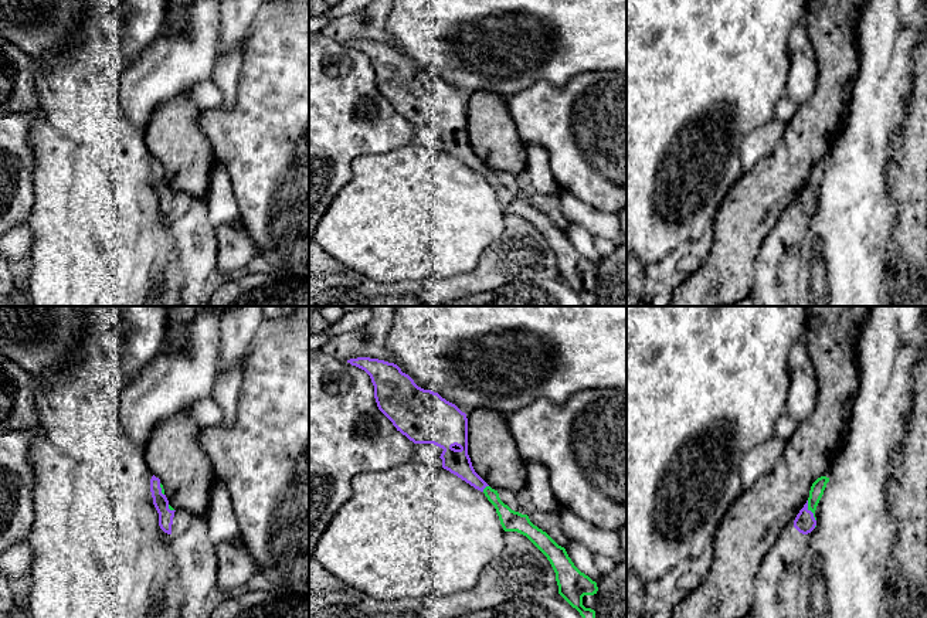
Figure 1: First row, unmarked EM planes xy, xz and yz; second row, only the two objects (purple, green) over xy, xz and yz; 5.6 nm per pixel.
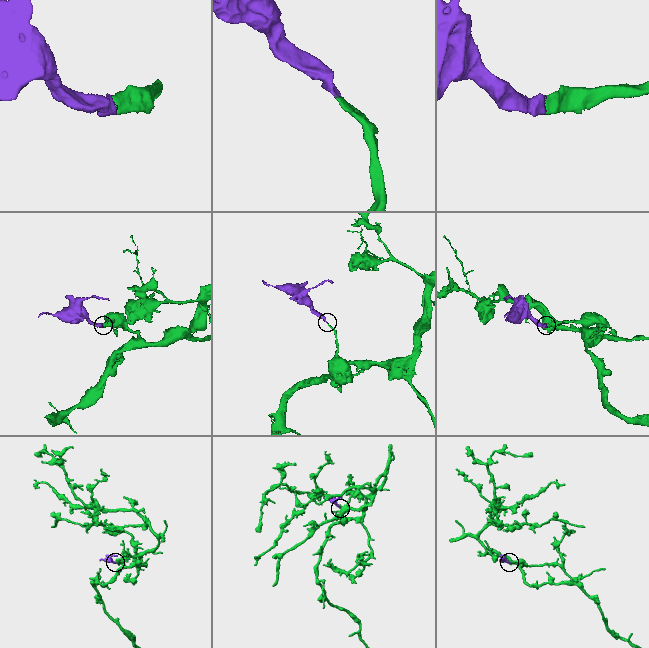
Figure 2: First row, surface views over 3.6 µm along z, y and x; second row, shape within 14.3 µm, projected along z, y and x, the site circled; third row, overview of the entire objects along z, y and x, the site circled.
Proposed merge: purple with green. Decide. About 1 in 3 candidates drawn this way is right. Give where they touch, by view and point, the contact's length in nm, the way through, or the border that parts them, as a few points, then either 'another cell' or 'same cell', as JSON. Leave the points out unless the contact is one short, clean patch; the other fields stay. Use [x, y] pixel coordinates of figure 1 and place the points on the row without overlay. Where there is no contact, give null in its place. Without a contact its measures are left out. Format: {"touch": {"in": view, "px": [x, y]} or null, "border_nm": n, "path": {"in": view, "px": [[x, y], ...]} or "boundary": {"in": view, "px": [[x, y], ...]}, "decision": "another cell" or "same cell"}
{"touch": {"in": "yz", "px": [810, 193]}, "border_nm": 130, "path": {"in": "yz", "px": [[804, 204], [810, 193], [818, 169]]}, "decision": "same cell"}

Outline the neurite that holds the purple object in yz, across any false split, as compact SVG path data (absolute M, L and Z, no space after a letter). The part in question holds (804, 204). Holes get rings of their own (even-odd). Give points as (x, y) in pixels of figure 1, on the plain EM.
M821 159L812 166L809 180L794 203L794 210L799 215L808 217L816 210L815 193L828 164L829 160Z

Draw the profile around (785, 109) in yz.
M785 95L777 103L774 116L781 122L788 123L794 118L797 109L798 109L798 105Z

